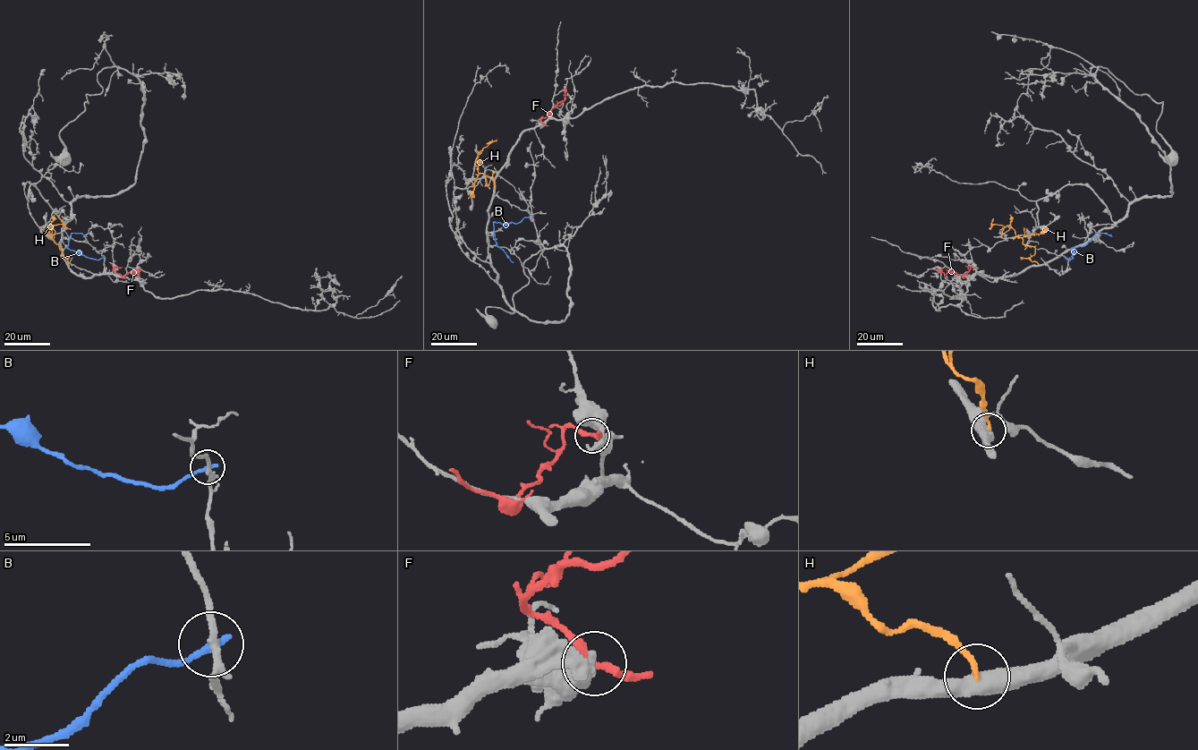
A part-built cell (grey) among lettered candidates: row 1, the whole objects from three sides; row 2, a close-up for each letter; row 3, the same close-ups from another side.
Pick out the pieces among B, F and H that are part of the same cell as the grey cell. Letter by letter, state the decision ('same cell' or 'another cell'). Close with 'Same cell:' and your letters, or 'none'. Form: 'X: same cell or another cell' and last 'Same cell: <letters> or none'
B: another cell
F: another cell
H: another cell
Same cell: none

